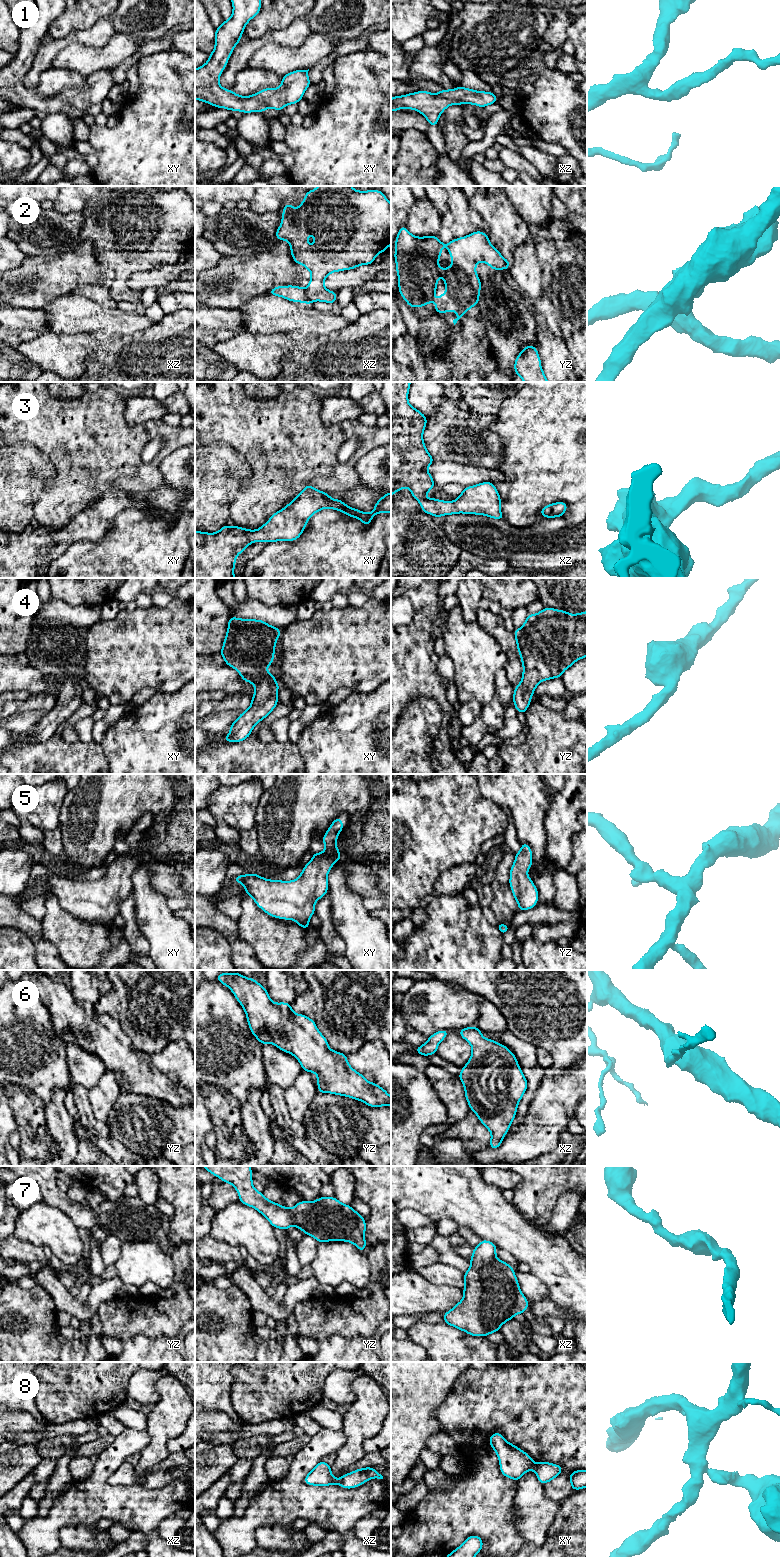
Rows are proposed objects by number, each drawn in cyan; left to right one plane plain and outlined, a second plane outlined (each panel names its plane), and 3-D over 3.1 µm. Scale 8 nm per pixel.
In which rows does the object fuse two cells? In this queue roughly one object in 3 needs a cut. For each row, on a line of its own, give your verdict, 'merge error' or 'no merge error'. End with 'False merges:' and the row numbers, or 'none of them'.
1: no merge error
2: merge error
3: no merge error
4: no merge error
5: no merge error
6: no merge error
7: no merge error
8: merge error
False merges: 2, 8

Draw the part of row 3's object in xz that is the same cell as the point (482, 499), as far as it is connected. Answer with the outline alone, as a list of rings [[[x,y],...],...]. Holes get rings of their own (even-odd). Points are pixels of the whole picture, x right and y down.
[[[391,382],[391,497],[403,488],[409,488],[411,495],[420,503],[421,510],[434,517],[451,514],[485,515],[493,519],[504,520],[501,513],[501,498],[493,482],[482,482],[465,487],[455,501],[437,500],[434,496],[426,499],[426,494],[435,487],[434,480],[427,468],[434,462],[427,451],[423,432],[427,417],[408,402],[411,382]]]

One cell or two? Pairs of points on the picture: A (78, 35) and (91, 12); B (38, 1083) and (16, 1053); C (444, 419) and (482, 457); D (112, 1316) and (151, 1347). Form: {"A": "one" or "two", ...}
{"A": "two", "B": "one", "C": "one", "D": "two"}

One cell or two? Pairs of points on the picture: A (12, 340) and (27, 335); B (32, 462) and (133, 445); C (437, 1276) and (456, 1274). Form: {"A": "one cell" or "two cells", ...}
{"A": "one cell", "B": "two cells", "C": "one cell"}

